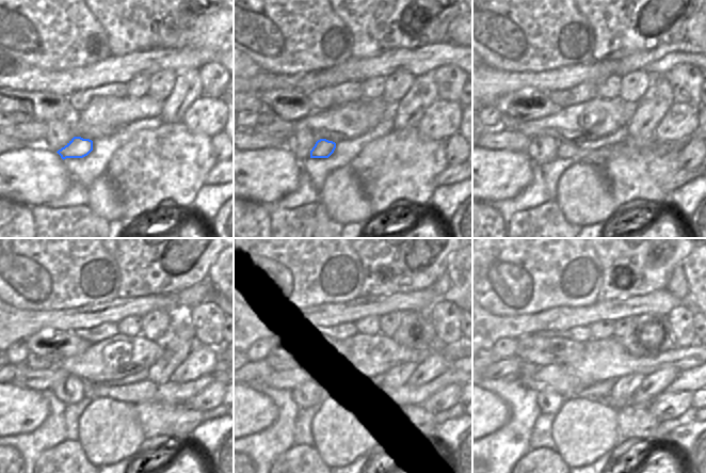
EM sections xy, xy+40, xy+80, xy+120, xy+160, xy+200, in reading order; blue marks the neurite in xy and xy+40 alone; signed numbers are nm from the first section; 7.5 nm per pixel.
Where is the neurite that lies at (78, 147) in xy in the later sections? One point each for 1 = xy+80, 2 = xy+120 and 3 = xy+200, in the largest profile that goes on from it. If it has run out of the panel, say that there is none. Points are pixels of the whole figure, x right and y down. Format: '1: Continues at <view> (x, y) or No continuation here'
1: Continues at xy+80 (598, 157)
2: Continues at xy+120 (171, 393)
3: Continues at xy+200 (689, 380)

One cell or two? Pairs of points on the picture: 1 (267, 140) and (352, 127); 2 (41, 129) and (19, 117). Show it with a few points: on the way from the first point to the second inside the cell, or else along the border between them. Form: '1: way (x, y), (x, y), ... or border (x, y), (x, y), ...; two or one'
1: border (253, 129), (279, 138), (284, 143); two
2: border (32, 121), (15, 123); two

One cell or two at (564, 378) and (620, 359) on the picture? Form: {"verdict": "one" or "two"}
{"verdict": "two"}

